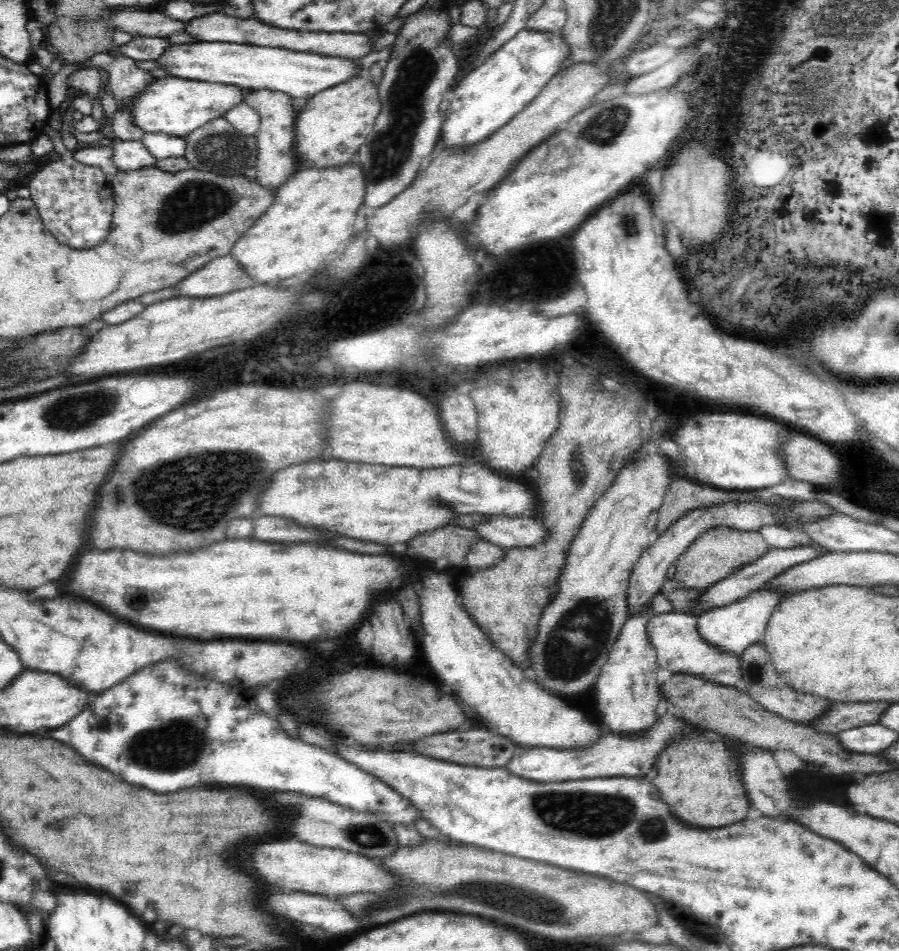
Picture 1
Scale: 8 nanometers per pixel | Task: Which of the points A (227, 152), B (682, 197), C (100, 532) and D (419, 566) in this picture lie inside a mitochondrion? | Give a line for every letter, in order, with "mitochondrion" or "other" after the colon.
A: mitochondrion
B: other
C: other
D: other

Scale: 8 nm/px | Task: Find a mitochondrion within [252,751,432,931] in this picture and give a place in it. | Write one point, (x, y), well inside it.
(371, 836)

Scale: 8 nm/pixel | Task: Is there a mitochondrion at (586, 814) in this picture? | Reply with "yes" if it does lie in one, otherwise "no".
yes

